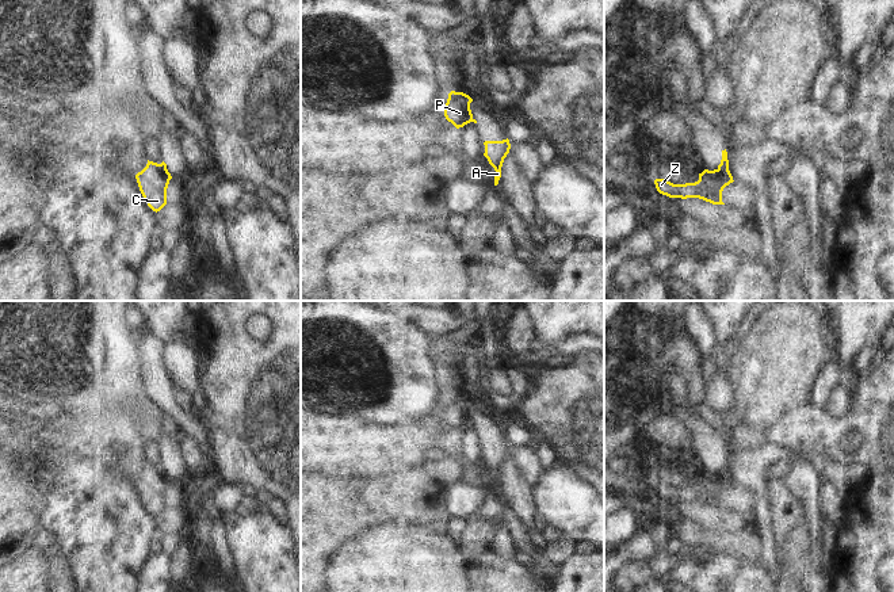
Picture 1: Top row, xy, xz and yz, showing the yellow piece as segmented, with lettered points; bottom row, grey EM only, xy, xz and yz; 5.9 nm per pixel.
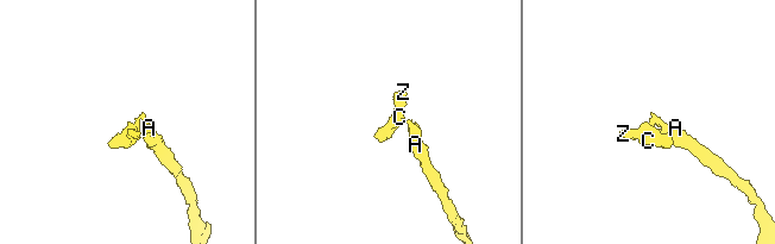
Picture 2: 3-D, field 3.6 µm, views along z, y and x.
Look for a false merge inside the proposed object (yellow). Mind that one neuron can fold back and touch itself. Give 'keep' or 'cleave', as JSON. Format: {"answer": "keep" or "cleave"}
{"answer": "cleave"}

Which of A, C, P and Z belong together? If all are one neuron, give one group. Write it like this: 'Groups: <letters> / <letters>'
Groups: A / C P Z

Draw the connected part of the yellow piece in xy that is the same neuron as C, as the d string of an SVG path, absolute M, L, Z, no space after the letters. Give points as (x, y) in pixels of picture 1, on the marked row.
M148 160L146 167L135 175L140 191L153 211L160 211L167 205L167 188L172 179L161 164Z

